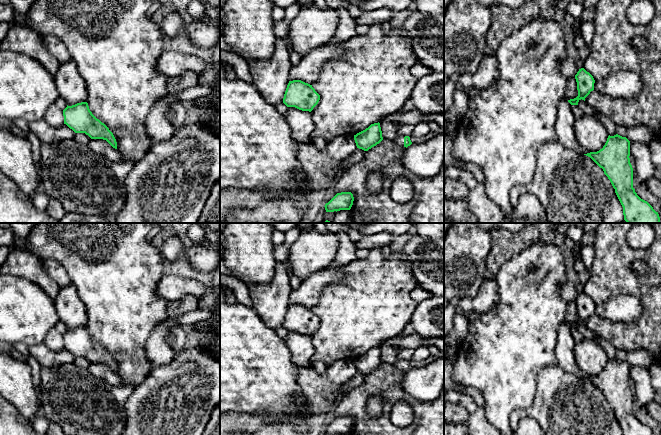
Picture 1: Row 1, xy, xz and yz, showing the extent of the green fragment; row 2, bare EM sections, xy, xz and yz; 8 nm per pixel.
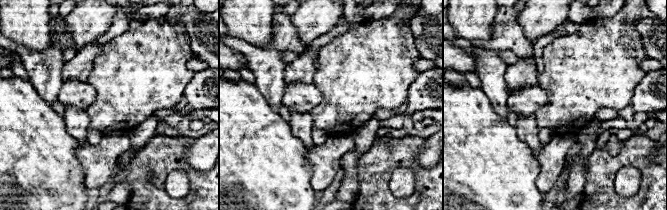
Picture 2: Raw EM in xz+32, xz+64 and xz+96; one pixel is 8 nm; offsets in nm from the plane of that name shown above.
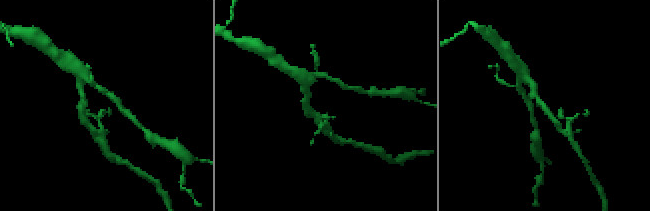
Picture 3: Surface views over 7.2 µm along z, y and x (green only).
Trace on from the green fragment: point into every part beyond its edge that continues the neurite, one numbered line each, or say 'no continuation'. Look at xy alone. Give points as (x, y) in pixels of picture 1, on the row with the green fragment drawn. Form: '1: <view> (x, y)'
no continuation

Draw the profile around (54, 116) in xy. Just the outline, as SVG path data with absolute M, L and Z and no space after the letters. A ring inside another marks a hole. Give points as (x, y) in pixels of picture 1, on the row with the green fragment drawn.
M53 104L46 112L44 119L50 125L59 127L64 125L63 111L56 105Z

